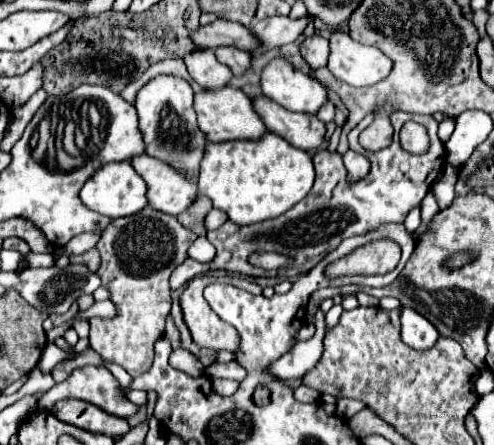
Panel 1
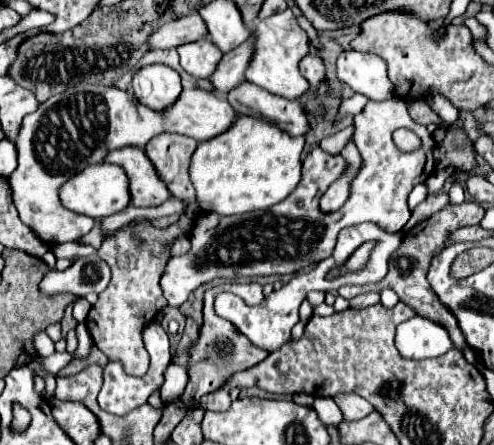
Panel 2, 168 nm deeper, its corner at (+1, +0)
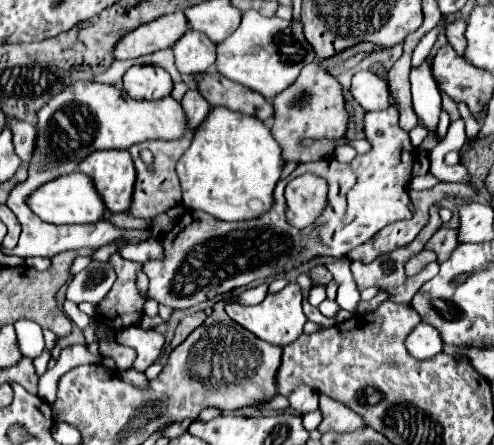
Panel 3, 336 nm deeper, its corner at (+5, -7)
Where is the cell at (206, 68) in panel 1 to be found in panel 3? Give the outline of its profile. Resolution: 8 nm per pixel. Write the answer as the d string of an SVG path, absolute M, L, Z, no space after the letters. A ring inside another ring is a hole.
M189 30L175 46L175 64L177 70L181 74L201 74L207 72L207 68L211 68L217 60L217 52L215 52L215 44L207 38L201 36L199 32Z

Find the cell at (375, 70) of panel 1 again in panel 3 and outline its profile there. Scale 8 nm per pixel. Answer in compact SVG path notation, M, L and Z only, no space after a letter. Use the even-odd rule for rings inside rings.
M369 70L357 72L353 76L351 94L367 112L389 108L389 86L387 86L387 82Z

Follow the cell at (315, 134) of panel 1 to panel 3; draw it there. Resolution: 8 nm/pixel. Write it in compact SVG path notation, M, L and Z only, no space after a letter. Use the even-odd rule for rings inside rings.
M205 72L195 78L197 78L197 84L201 84L201 90L205 92L205 100L209 100L209 104L259 118L263 122L271 120L273 104L265 100L259 92L249 90L241 84L235 84L229 78L221 76L219 72Z

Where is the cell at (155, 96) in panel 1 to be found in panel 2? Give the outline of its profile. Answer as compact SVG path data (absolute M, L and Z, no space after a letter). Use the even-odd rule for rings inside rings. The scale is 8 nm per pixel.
M145 65L133 75L133 91L143 105L161 111L179 97L177 93L181 93L181 77L167 65Z

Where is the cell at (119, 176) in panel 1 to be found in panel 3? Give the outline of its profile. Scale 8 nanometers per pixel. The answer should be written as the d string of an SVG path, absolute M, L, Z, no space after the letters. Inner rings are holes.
M73 172L67 176L59 176L57 180L51 180L49 184L43 184L33 196L29 198L29 208L45 222L51 224L93 224L103 220L105 216L105 202L101 200L101 194L95 188L95 182L91 176L83 172Z

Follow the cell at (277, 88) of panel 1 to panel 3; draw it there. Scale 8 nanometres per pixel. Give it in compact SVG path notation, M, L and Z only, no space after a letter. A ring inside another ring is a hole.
M249 10L243 14L239 28L223 44L217 44L215 64L225 78L263 94L267 100L273 100L273 96L293 84L301 68L313 60L315 52L305 40L299 22L281 20L277 16L265 18L259 12Z

